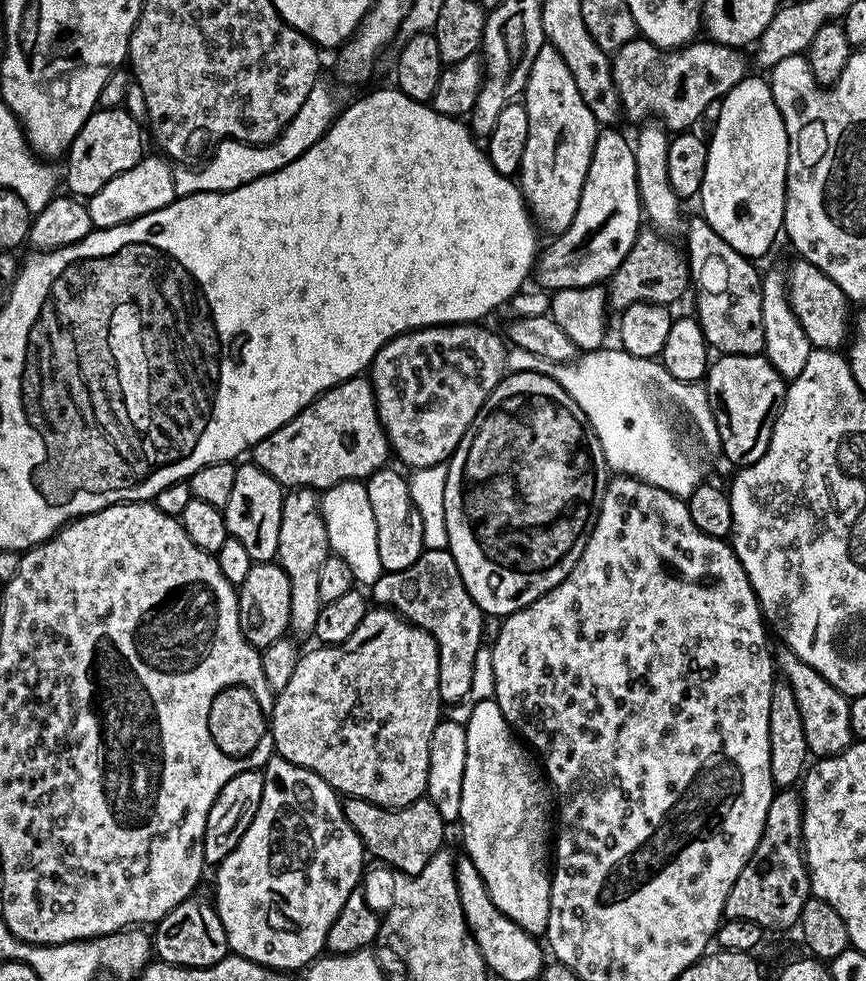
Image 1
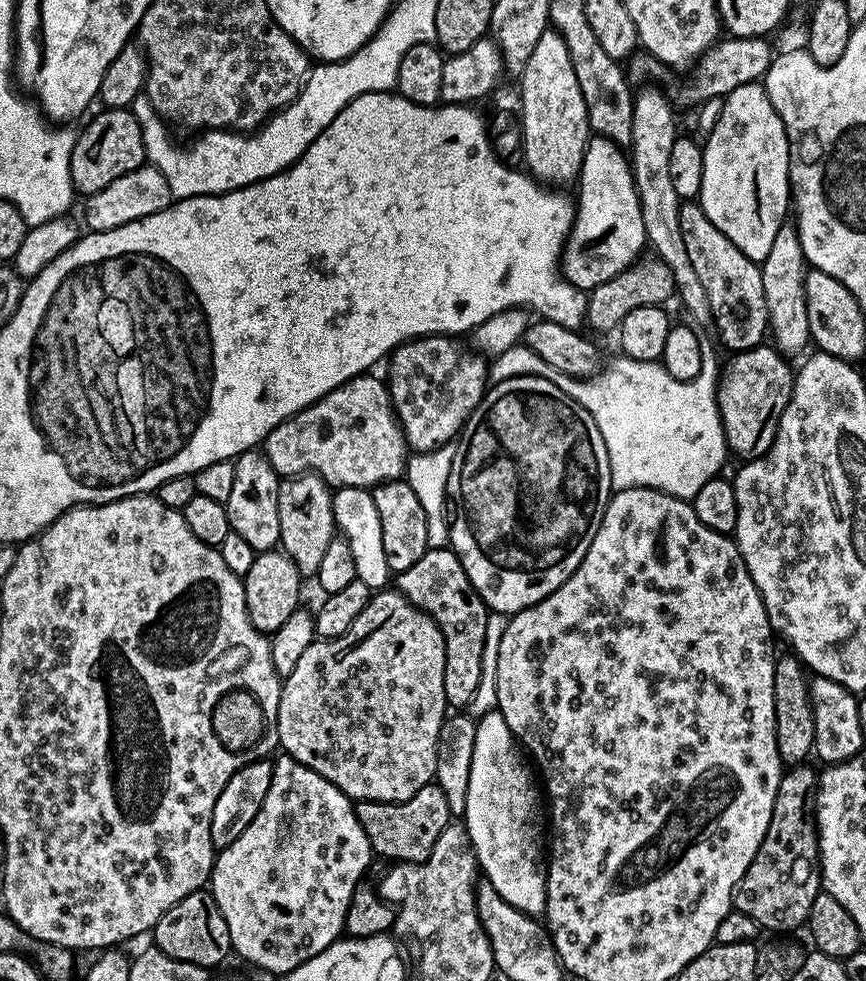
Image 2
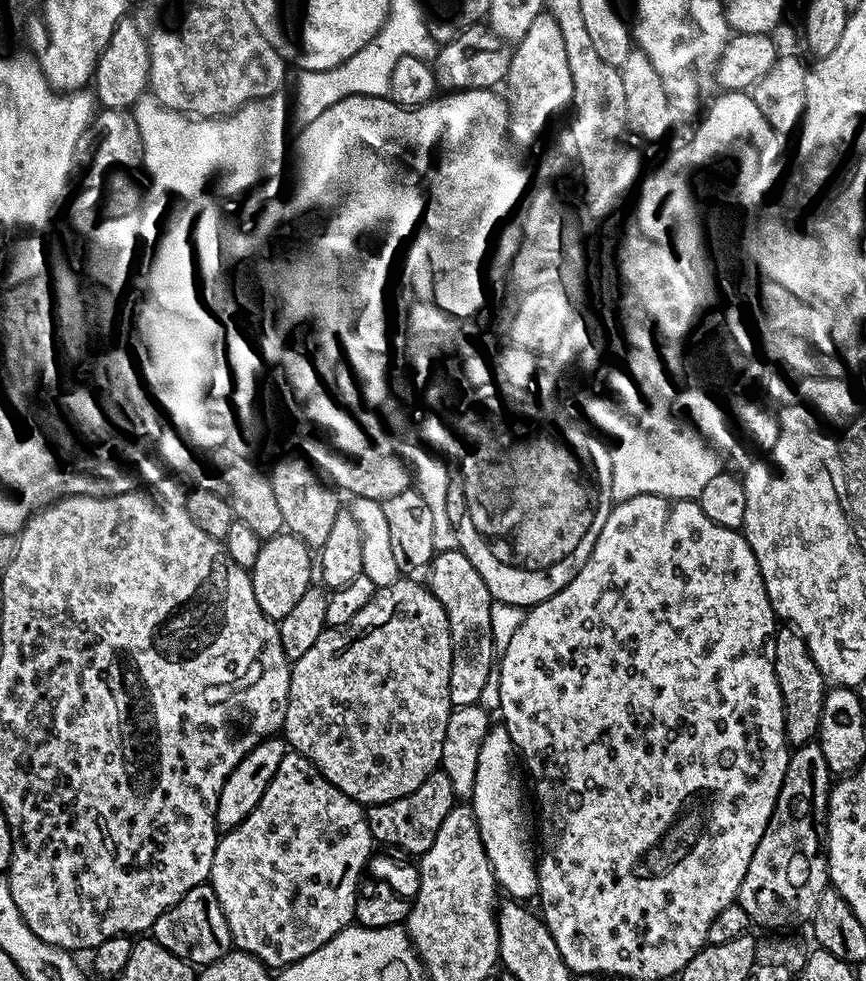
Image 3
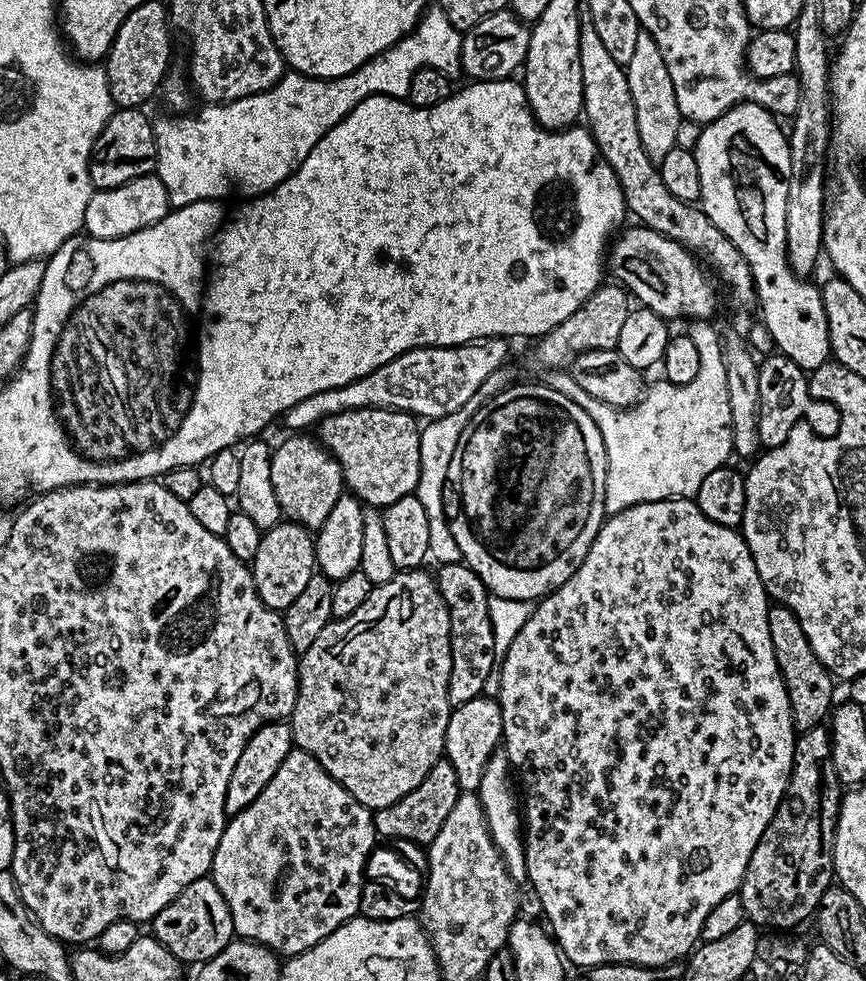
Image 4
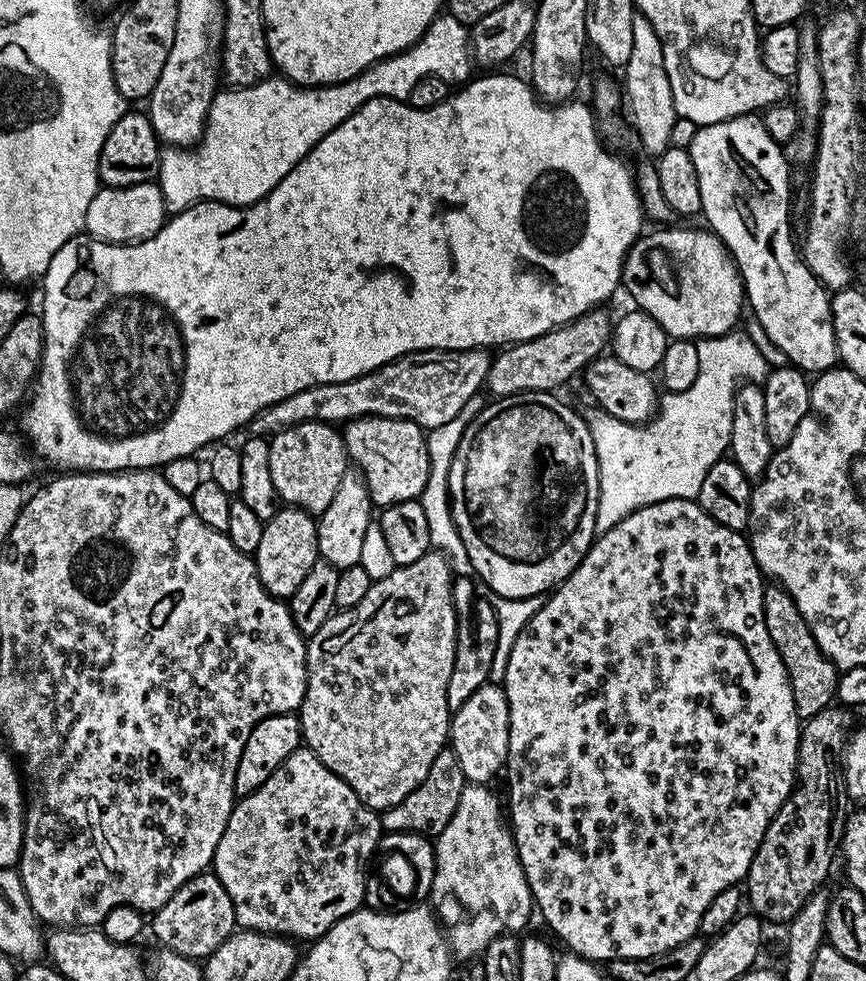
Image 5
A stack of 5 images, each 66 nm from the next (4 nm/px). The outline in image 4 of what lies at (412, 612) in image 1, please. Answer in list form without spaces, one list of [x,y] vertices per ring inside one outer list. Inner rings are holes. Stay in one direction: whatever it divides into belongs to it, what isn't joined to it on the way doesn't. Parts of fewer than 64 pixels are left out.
[[[463,562],[439,565],[438,571],[434,579],[448,607],[452,627],[452,681],[448,683],[448,700],[455,706],[481,695],[490,668],[497,664],[494,660],[494,630],[487,610],[490,593],[474,569]]]

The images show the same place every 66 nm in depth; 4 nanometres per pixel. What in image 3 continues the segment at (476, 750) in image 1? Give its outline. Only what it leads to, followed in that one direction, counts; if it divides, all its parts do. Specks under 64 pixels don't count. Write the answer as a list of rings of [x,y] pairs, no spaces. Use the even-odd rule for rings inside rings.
[[[503,726],[489,727],[486,738],[482,738],[482,748],[478,750],[478,772],[474,774],[470,807],[497,885],[503,891],[505,888],[511,899],[528,902],[531,896],[533,899],[539,893],[540,887],[536,877],[537,861],[534,859],[534,844],[533,841],[532,844],[528,841],[524,788],[516,777],[517,756],[516,747],[512,745],[508,731]]]

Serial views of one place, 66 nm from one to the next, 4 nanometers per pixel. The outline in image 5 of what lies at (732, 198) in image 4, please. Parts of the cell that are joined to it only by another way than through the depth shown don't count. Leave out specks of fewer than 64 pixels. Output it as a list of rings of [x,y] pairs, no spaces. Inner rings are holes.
[[[752,114],[735,116],[717,124],[706,124],[697,127],[693,132],[696,133],[692,136],[692,144],[687,145],[687,150],[692,156],[694,170],[698,170],[698,190],[702,190],[702,206],[700,210],[703,219],[708,219],[707,227],[716,233],[719,240],[728,249],[732,261],[736,263],[736,268],[740,271],[740,278],[744,282],[746,304],[749,309],[752,307],[752,312],[756,315],[755,323],[762,330],[766,330],[766,334],[770,334],[774,346],[778,346],[778,350],[782,350],[782,354],[786,354],[788,364],[795,366],[801,373],[809,374],[808,372],[812,372],[811,374],[819,374],[828,368],[837,367],[836,335],[832,325],[832,302],[829,289],[825,288],[820,283],[820,279],[804,265],[801,253],[798,251],[797,241],[796,244],[792,241],[792,224],[788,221],[788,207],[792,204],[792,184],[788,181],[788,164],[790,165],[790,160],[786,155],[785,149],[777,140],[770,138],[763,119],[757,118]]]

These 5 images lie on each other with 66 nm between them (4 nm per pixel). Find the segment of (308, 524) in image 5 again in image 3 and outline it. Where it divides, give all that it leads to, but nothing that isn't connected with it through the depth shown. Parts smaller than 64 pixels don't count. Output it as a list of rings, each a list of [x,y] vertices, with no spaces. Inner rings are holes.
[[[281,534],[263,541],[258,550],[258,562],[250,569],[254,602],[262,614],[279,621],[290,614],[290,610],[314,584],[314,558],[310,549],[296,536]]]

